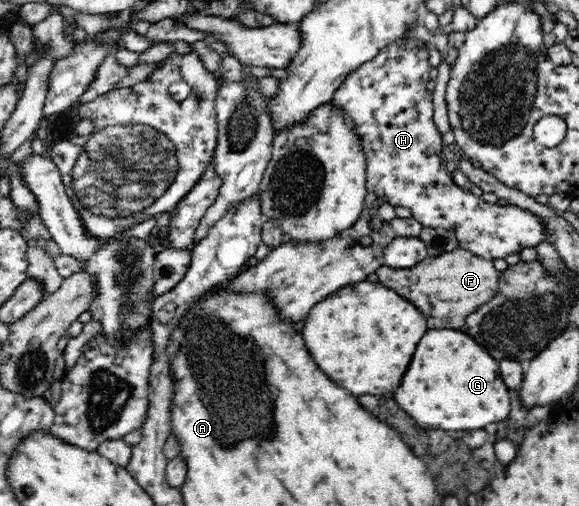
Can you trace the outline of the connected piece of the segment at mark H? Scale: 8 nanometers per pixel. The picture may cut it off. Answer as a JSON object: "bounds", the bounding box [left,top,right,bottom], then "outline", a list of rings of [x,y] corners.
{"bounds":[329,38,547,261],"outline":[[[410,38],[384,46],[374,58],[351,72],[329,100],[352,119],[355,133],[359,134],[360,146],[367,162],[367,192],[373,192],[378,198],[382,198],[383,202],[394,207],[410,208],[412,217],[424,227],[442,227],[454,232],[460,242],[460,248],[488,261],[506,259],[511,254],[519,254],[523,249],[535,248],[538,244],[547,242],[544,221],[538,215],[510,204],[486,203],[481,196],[456,185],[452,174],[440,163],[442,135],[438,133],[432,119],[432,93],[426,88],[431,70],[428,49],[429,44],[426,42]]]}

